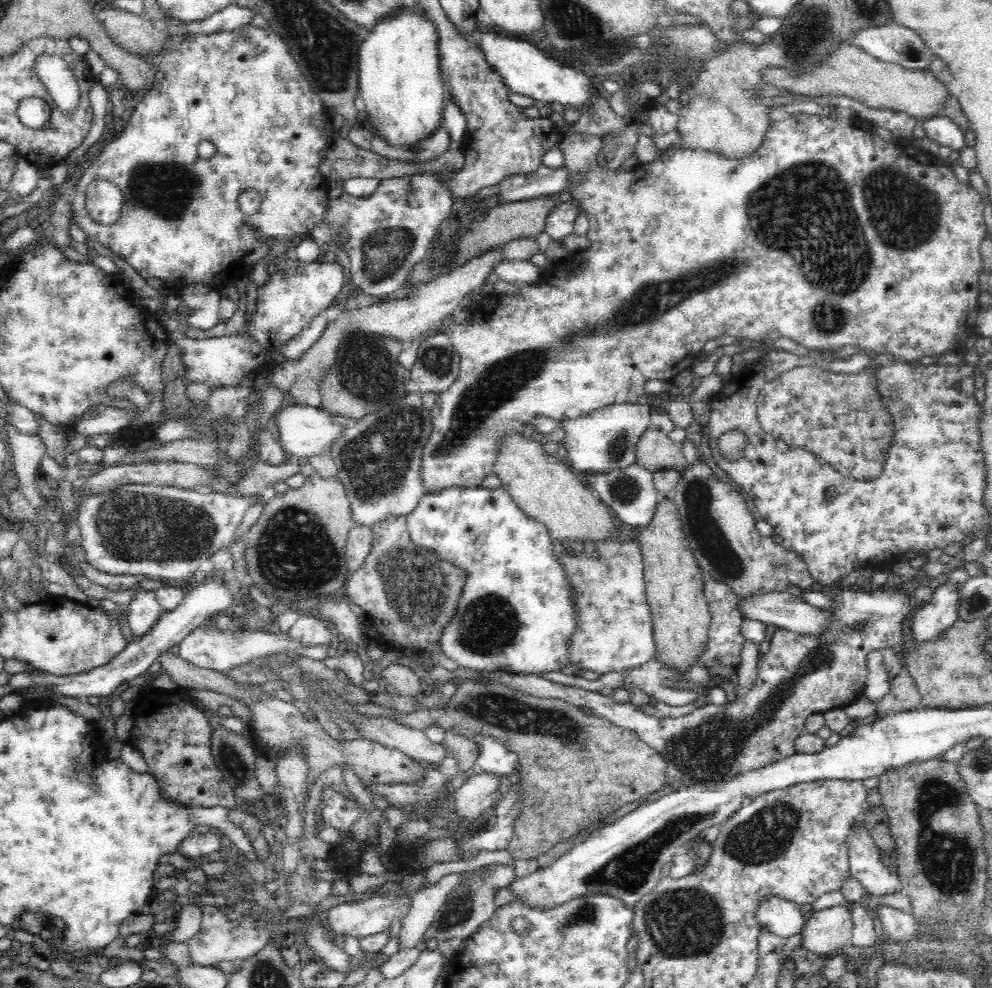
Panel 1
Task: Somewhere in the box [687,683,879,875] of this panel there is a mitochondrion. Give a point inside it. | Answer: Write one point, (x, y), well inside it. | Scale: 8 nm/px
(768, 834)

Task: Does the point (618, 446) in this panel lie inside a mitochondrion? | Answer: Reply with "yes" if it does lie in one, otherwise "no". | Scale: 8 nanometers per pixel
yes

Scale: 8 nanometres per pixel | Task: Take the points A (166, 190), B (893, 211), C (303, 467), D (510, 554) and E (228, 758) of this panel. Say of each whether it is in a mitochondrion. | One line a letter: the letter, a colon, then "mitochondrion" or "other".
A: mitochondrion
B: mitochondrion
C: other
D: other
E: mitochondrion

